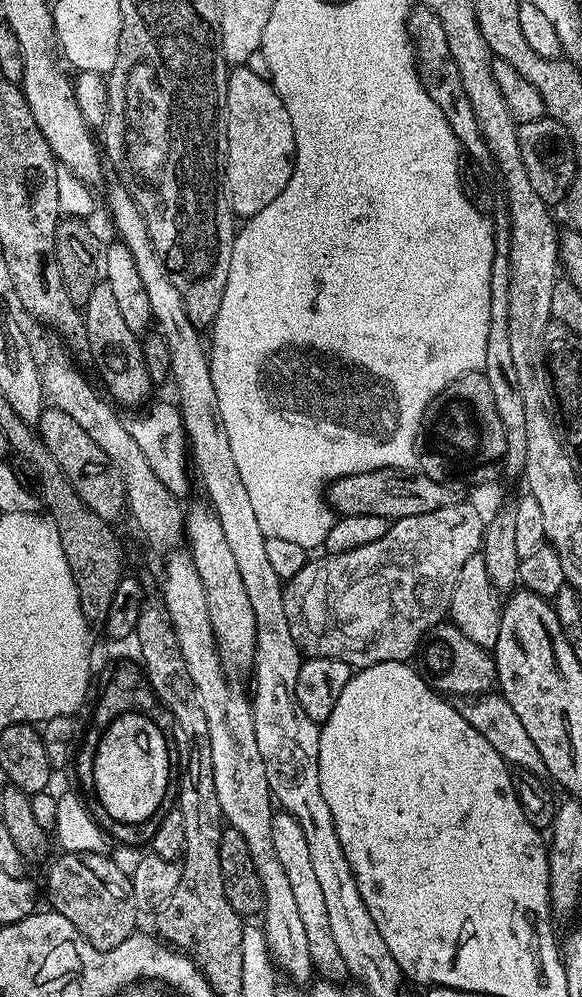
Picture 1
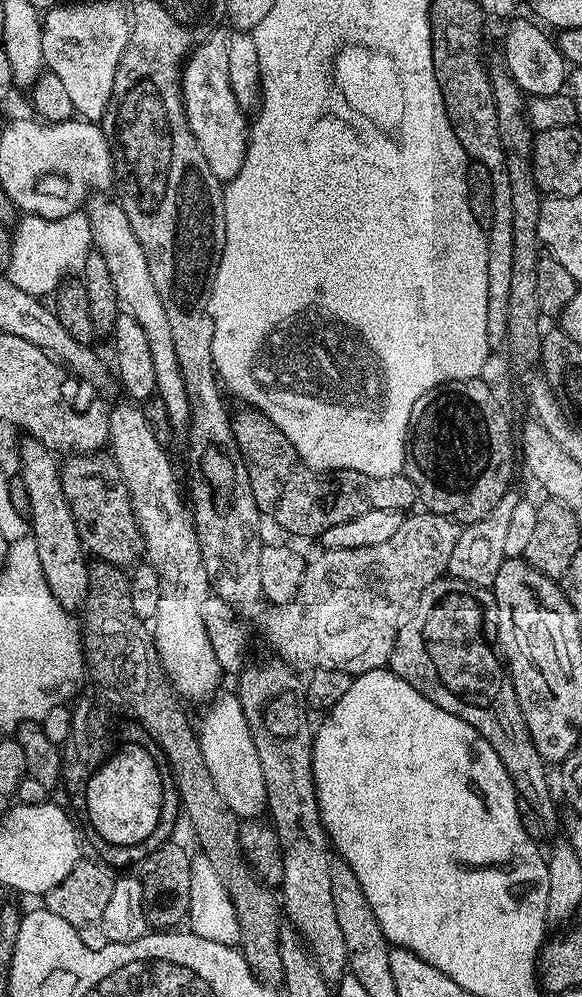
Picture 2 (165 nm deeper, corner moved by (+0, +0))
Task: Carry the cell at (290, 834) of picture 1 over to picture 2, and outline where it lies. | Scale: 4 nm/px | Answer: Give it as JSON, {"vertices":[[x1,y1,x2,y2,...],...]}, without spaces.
{"vertices":[[217,695,207,705,208,713,205,714,204,721,198,724,202,758,226,806,230,806,230,810,234,810,234,814,239,816,241,821,255,820,265,815,268,806,266,778,262,772,258,750,254,746,252,728,246,722,239,695,224,695]]}

